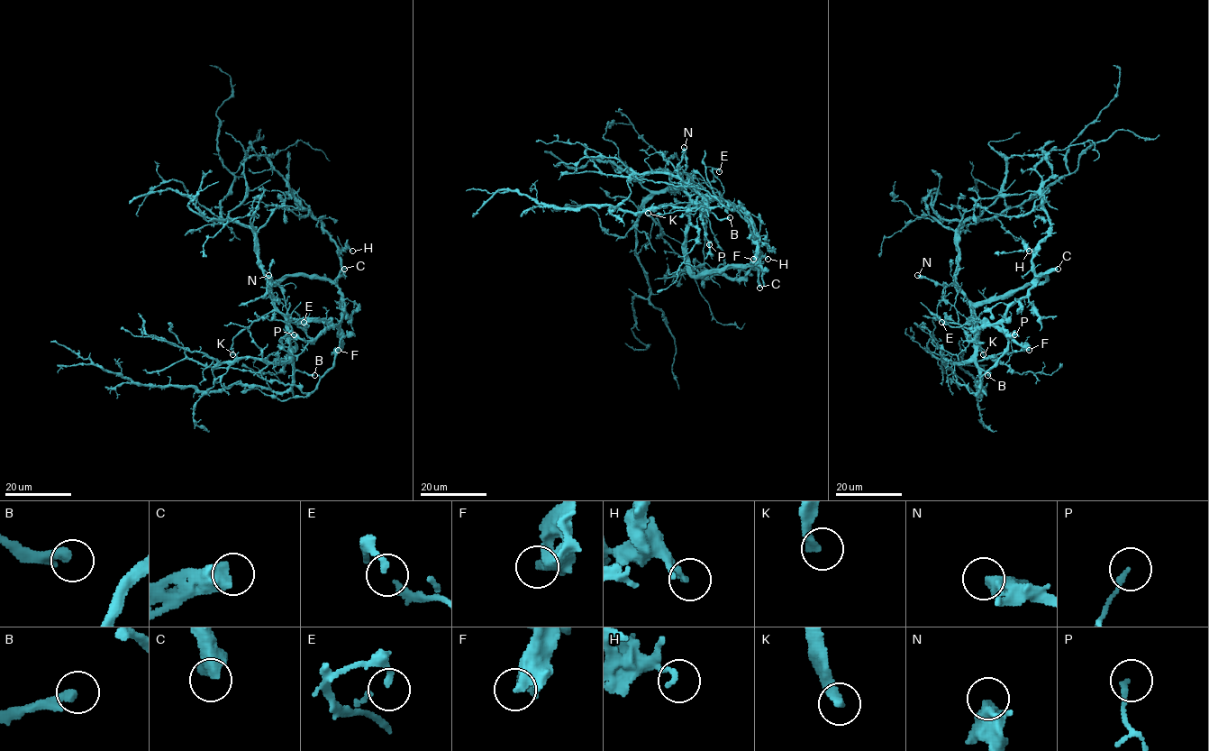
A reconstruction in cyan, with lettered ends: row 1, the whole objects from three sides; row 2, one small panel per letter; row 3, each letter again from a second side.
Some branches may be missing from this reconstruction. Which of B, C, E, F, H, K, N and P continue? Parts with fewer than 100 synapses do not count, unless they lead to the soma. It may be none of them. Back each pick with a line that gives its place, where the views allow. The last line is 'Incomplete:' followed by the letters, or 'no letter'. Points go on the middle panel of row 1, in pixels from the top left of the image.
C: at (759, 288)
K: at (648, 213)
Incomplete: C, K

